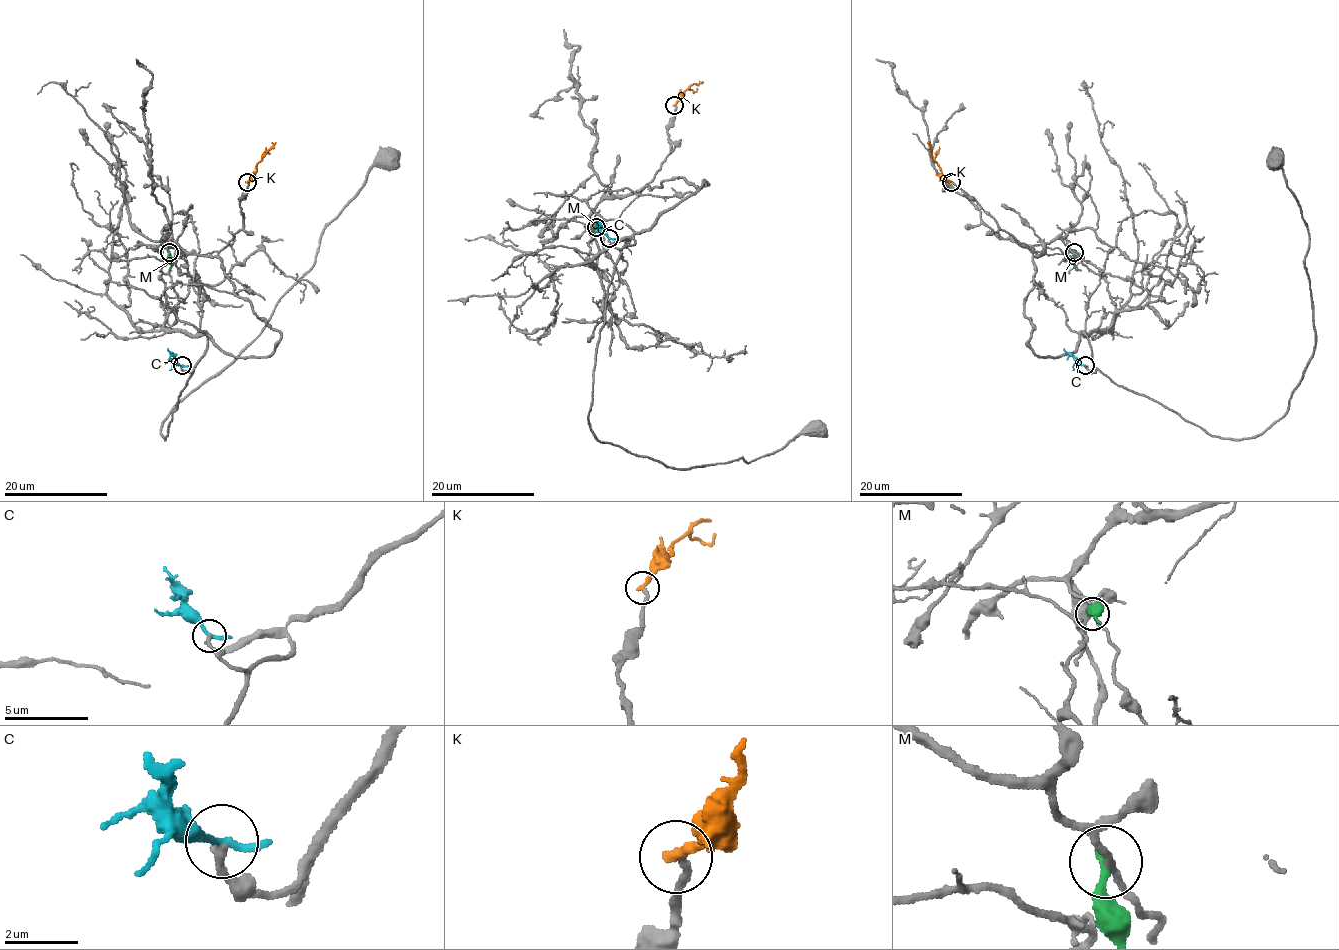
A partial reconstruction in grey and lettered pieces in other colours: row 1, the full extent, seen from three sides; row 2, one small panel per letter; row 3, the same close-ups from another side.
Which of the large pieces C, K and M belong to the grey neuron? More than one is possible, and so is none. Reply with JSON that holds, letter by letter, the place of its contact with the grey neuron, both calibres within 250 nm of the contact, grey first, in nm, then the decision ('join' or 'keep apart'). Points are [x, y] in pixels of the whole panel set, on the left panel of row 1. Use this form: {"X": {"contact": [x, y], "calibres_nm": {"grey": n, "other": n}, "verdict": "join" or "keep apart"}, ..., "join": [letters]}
{"C": {"contact": [182, 365], "calibres_nm": {"grey": 240, "other": 190}, "verdict": "keep apart"}, "K": {"contact": [247, 182], "calibres_nm": {"grey": 180, "other": 280}, "verdict": "keep apart"}, "M": {"contact": [169, 252], "calibres_nm": {"grey": 190, "other": 200}, "verdict": "keep apart"}, "join": []}

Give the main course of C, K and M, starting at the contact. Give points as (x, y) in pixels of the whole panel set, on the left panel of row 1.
C: (181, 365), (167, 349)
K: (247, 182), (256, 172), (256, 163), (276, 143)
M: (168, 253), (171, 271)

